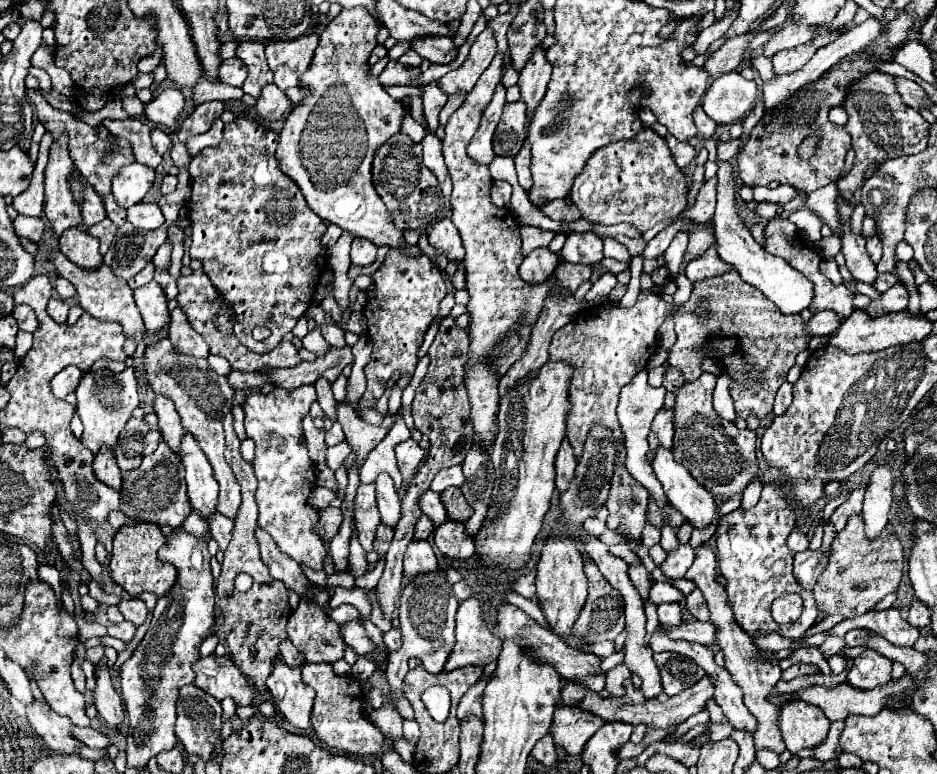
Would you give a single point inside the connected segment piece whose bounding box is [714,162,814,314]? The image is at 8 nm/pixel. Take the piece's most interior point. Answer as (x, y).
(788, 289)

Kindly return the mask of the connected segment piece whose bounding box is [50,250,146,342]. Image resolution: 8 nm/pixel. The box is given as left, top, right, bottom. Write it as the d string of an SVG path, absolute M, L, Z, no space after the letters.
M58 250L52 252L50 256L50 262L56 266L56 270L60 272L60 276L68 278L76 292L78 292L78 304L84 308L84 312L88 312L90 316L94 318L111 322L118 322L124 326L124 332L128 338L134 338L136 342L140 342L146 334L146 328L144 328L144 322L140 318L140 312L136 306L134 306L134 298L132 298L132 290L128 288L126 280L118 278L108 266L102 266L102 270L80 270L76 264L72 264L66 256L62 256Z

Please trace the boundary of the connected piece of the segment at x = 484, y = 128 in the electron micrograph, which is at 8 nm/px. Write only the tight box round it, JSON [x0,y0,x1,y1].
[466,84,506,166]

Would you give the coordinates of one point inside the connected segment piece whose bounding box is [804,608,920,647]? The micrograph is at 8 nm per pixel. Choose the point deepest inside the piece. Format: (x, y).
(888, 624)

